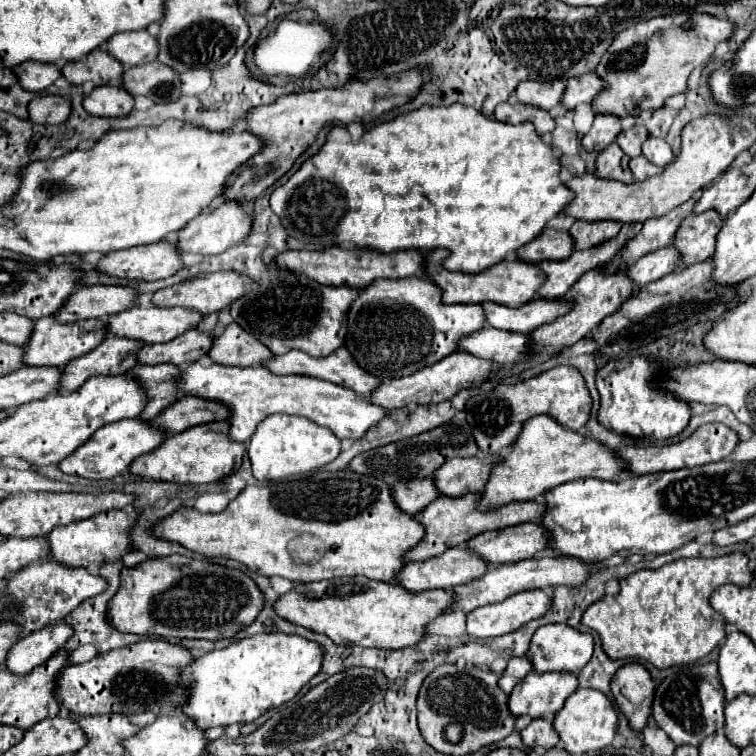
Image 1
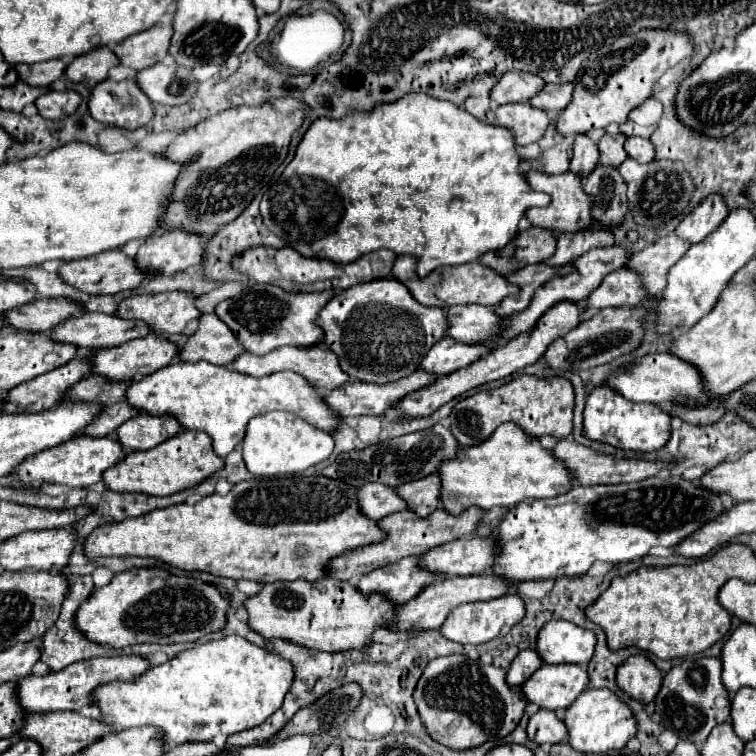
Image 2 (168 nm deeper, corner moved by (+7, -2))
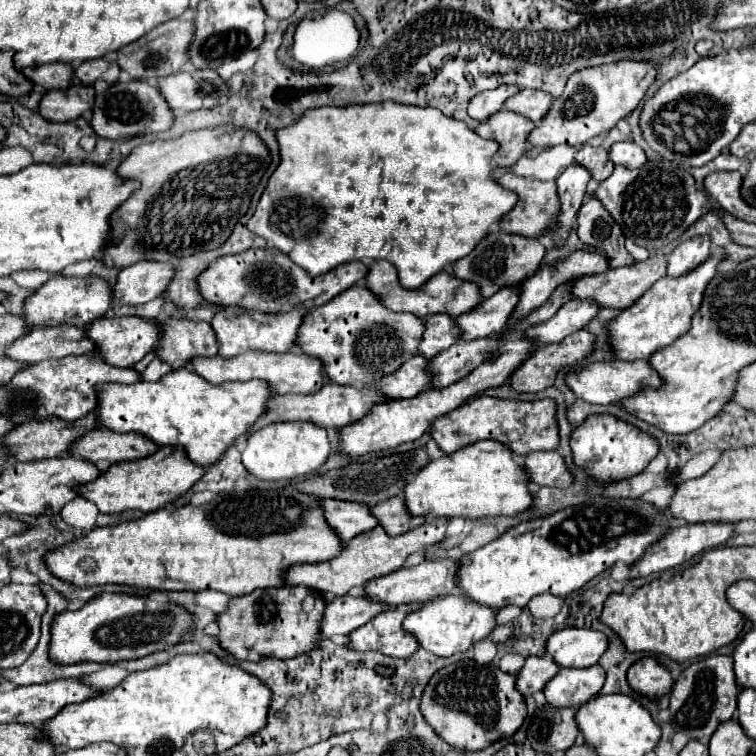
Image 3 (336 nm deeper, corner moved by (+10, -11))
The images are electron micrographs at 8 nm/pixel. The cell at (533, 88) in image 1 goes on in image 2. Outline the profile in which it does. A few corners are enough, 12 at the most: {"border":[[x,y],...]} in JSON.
{"border":[[506,72],[492,88],[496,104],[528,102],[544,88],[540,76]]}

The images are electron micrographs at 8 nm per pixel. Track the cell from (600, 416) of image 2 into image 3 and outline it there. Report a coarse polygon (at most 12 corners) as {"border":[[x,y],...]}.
{"border":[[613,415],[573,429],[573,463],[599,485],[639,475],[657,441]]}

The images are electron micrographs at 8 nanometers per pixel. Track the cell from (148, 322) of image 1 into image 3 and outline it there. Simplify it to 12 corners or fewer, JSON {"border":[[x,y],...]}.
{"border":[[73,325],[27,331],[5,349],[19,363],[85,355],[93,343]]}

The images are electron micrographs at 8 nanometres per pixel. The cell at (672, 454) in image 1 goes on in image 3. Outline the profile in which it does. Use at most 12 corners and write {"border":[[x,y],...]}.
{"border":[[557,451],[529,453],[529,481],[569,487],[571,473]]}

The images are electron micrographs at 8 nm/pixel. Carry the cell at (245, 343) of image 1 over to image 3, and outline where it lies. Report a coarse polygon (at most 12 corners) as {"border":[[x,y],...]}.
{"border":[[167,319],[155,353],[173,369],[217,355],[205,321]]}

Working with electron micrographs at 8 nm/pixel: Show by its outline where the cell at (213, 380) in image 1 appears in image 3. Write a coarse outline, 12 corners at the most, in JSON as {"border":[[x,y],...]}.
{"border":[[193,369],[97,385],[99,427],[209,467],[271,397]]}

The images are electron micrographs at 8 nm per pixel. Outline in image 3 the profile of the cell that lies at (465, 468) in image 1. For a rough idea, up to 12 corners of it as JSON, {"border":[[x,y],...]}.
{"border":[[401,497],[369,511],[389,535],[403,535],[425,523],[407,515]]}

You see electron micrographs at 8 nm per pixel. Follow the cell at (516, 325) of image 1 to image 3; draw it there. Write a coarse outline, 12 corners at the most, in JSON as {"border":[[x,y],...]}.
{"border":[[449,315],[425,319],[419,355],[431,359],[459,337]]}

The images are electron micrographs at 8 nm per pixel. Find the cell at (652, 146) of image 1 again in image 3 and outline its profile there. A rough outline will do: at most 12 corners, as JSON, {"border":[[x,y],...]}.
{"border":[[633,141],[611,145],[613,165],[639,169],[645,151]]}

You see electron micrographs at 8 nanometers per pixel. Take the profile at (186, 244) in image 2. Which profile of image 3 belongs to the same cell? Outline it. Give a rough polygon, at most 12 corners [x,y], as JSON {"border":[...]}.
{"border":[[139,261],[113,285],[113,303],[129,307],[165,293],[173,267]]}

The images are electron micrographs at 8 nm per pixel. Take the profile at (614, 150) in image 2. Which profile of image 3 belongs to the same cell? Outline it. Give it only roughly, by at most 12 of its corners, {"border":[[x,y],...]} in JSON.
{"border":[[583,145],[575,163],[585,167],[595,181],[613,173],[603,147]]}

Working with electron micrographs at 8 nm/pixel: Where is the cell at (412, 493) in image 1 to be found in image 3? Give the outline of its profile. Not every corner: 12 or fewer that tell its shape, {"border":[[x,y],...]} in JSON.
{"border":[[321,501],[341,541],[377,527],[363,503]]}

